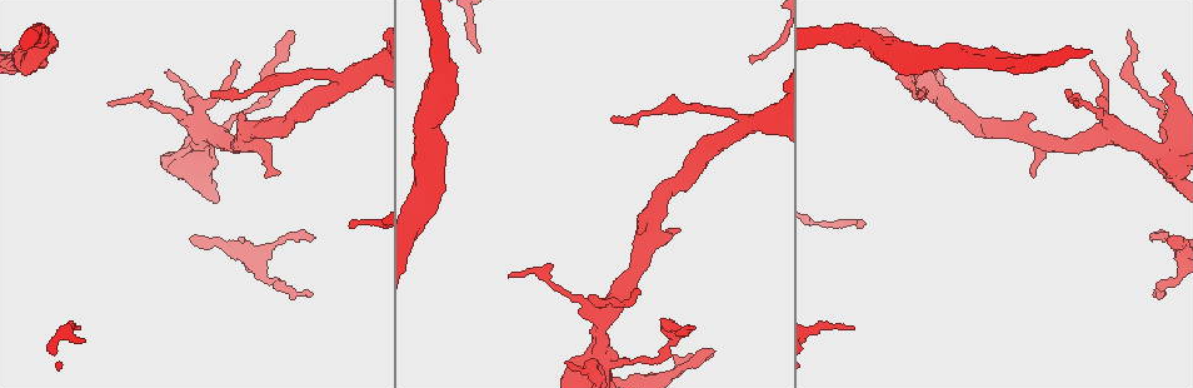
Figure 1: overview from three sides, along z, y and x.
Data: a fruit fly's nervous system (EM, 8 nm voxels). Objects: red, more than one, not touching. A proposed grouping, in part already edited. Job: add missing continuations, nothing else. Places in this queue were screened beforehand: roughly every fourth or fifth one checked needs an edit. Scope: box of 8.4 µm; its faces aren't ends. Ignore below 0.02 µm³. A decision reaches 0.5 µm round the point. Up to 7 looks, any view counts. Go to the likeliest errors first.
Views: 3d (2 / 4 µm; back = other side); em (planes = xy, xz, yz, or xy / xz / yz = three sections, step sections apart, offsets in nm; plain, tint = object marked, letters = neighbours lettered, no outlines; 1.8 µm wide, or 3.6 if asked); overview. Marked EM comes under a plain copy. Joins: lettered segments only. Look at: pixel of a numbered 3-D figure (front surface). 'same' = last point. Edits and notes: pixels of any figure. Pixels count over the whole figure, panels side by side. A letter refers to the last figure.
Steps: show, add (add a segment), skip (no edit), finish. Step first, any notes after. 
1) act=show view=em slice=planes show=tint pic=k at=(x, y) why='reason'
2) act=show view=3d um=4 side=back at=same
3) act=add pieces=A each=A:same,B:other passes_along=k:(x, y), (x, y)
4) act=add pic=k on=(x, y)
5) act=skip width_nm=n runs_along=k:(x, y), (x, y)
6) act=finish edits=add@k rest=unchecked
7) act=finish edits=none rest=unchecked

act=show view=em slice=xz step=16 show=letters pic=1 at=(1170, 243) why='an open end'

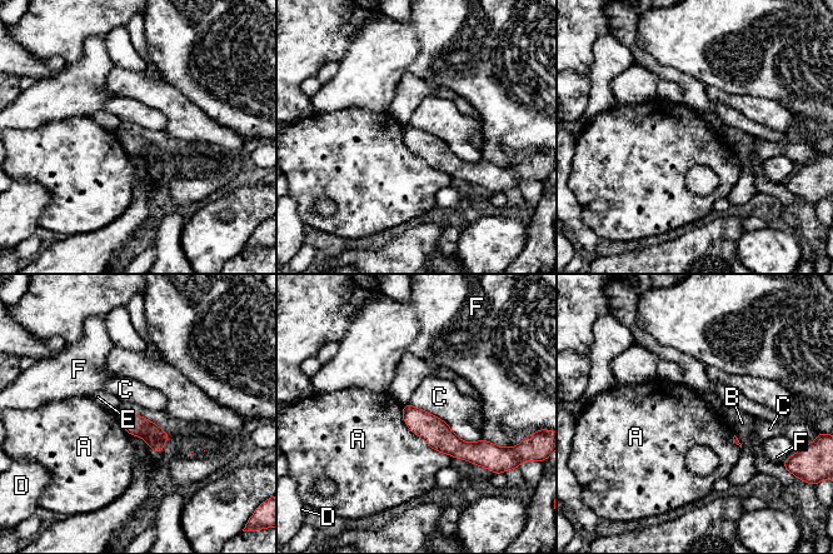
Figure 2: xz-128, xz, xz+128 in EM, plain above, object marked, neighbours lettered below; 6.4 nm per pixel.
act=skip width_nm=130 each=A:other,B:other,C:other,D:other,E:other,F:other border=2:(409, 403), (465, 442), (482, 439) found='none of them fits'

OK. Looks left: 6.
act=show view=3d um=2 pic=1 at=(1127, 33) why='end of a long branch'

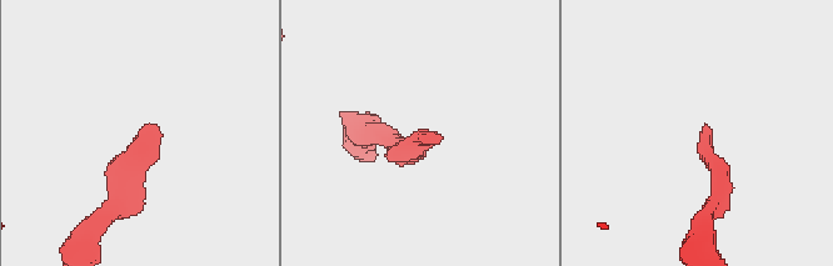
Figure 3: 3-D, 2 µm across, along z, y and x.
act=show view=em slice=planes show=letters pic=3 at=(149, 126)

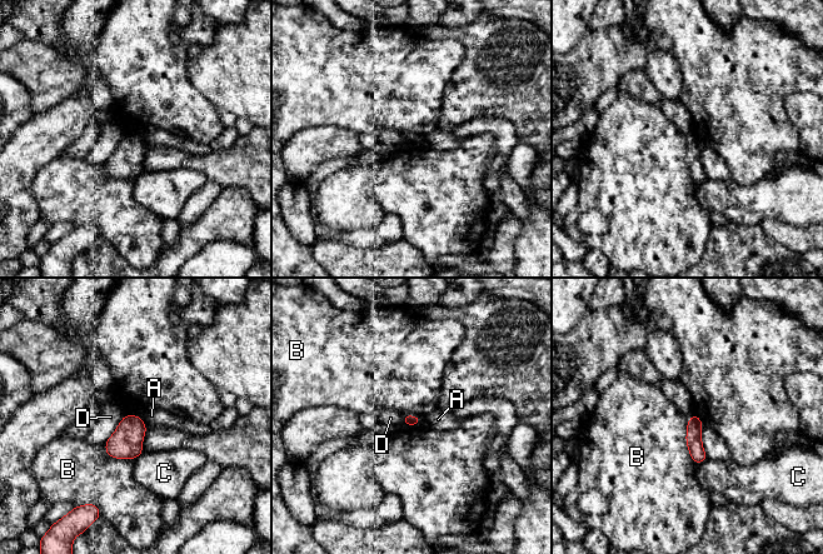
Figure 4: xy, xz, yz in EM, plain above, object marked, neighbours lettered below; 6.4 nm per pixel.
act=skip each=A:other,B:other,C:other,D:other border=4:(688, 418), (686, 444), (696, 463) found='none of them fits'

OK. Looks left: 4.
act=show view=em slice=planes show=letters pic=1 at=(575, 299) why='sudden change in width'

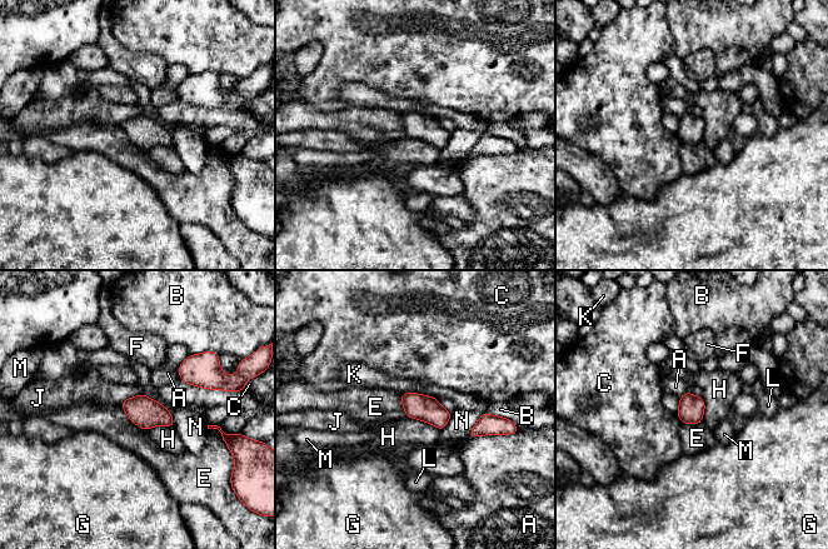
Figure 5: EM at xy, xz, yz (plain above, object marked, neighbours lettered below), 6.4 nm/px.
act=skip each=A:other,B:other,C:other,E:other,F:other,G:other,H:other,J:other,K:other,L:other,M:other,N:other border=5:(407, 417), (428, 422), (439, 430) found='none of them fits'

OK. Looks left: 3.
act=finish edits=none rest=unchecked

